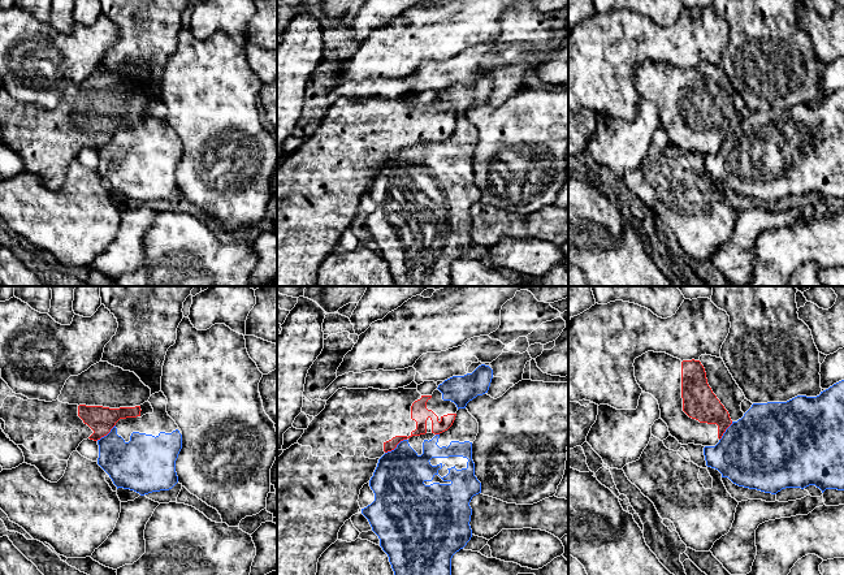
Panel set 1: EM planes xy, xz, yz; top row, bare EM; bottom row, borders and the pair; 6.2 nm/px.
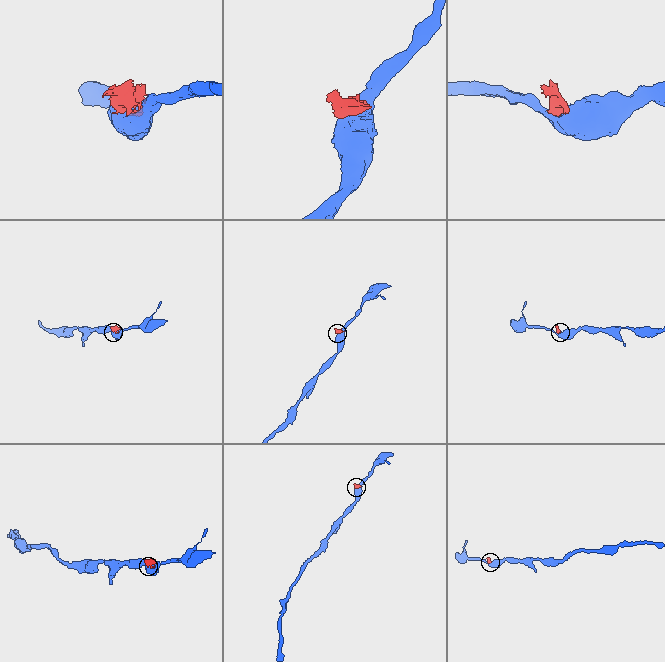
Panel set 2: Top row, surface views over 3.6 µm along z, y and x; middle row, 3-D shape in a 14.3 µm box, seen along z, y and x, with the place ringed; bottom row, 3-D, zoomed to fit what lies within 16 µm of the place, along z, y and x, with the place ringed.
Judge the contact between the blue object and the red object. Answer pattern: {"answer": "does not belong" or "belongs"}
{"answer": "does not belong"}

